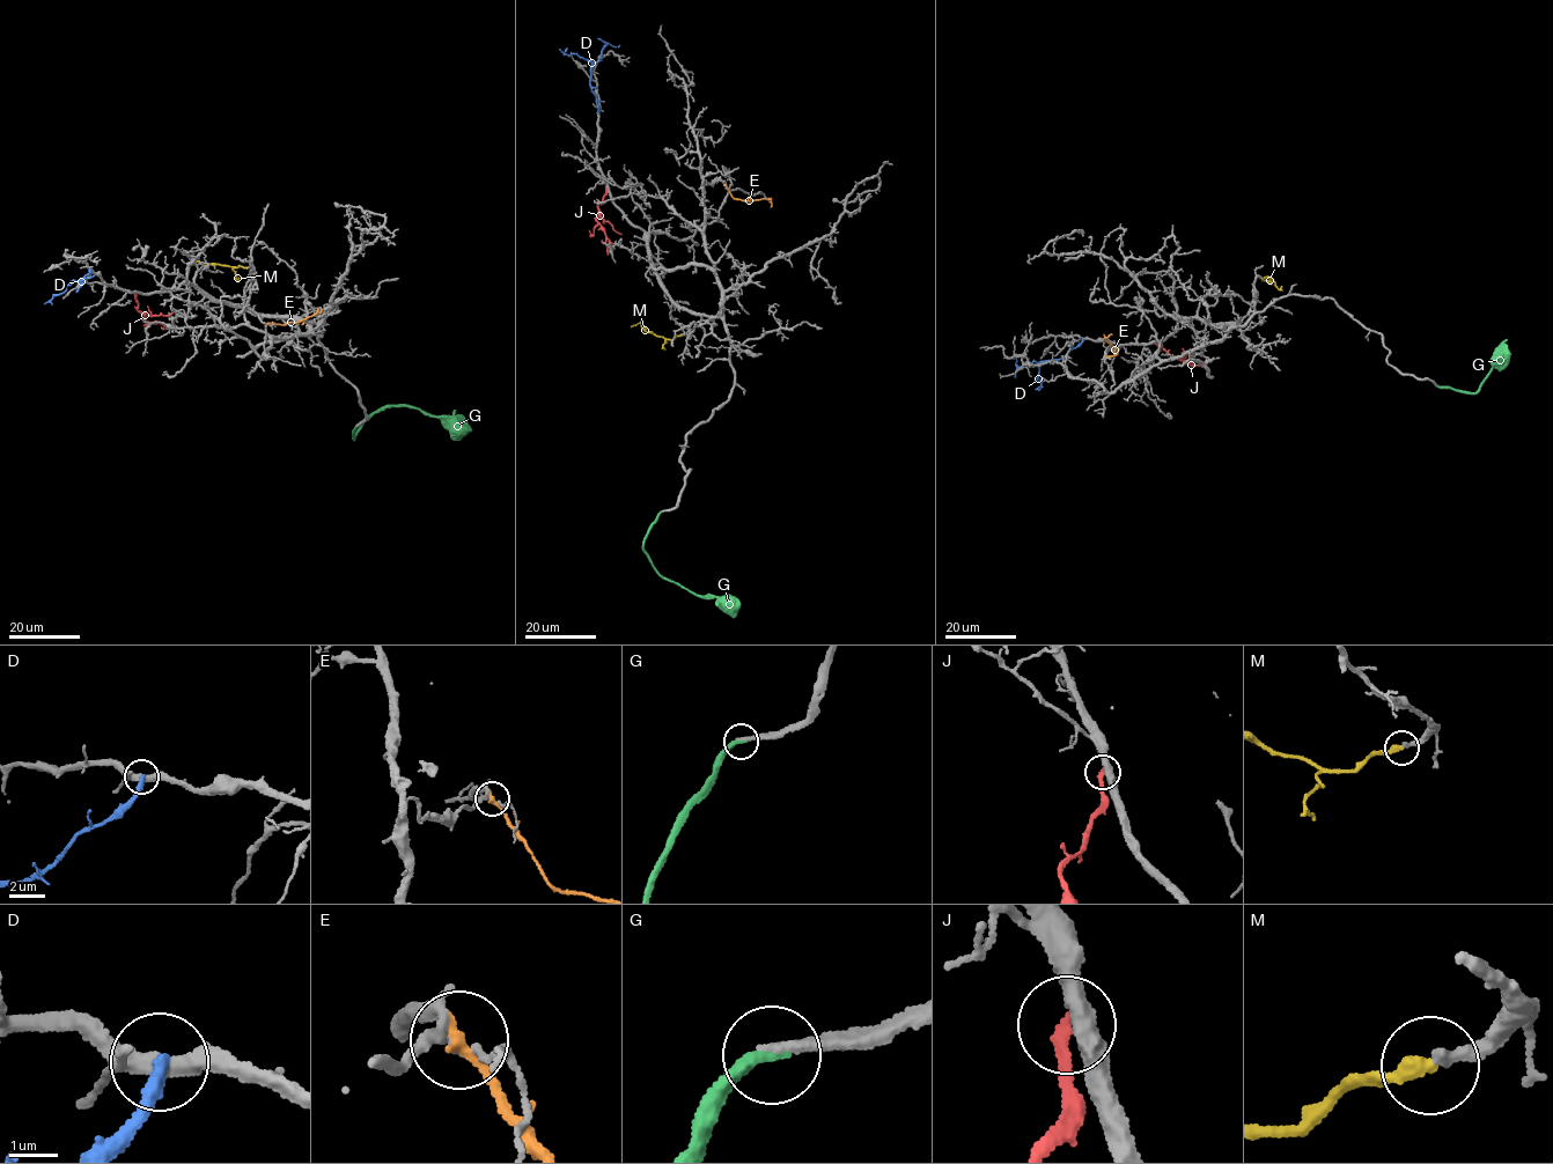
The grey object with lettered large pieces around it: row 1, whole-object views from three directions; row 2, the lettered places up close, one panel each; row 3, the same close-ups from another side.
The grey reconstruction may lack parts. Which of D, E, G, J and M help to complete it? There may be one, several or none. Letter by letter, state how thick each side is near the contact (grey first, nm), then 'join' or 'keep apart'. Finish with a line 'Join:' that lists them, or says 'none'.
D: 280 nm thick on the grey side, 300 nm on the other; keep apart
E: 150 nm thick on the grey side, 260 nm on the other; keep apart
G: 320 nm thick on the grey side, 320 nm on the other; join
J: 420 nm thick on the grey side, 240 nm on the other; keep apart
M: 240 nm thick on the grey side, 320 nm on the other; join
Join: G, M

